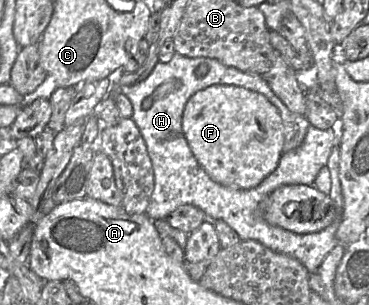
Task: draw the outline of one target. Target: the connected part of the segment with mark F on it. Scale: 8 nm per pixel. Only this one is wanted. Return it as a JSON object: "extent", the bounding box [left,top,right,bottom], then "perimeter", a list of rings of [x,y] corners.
{"extent":[182,85,284,189],"perimeter":[[[212,85],[186,103],[182,118],[187,143],[208,176],[237,189],[259,185],[278,166],[283,154],[284,125],[278,109],[263,95],[233,85]]]}

